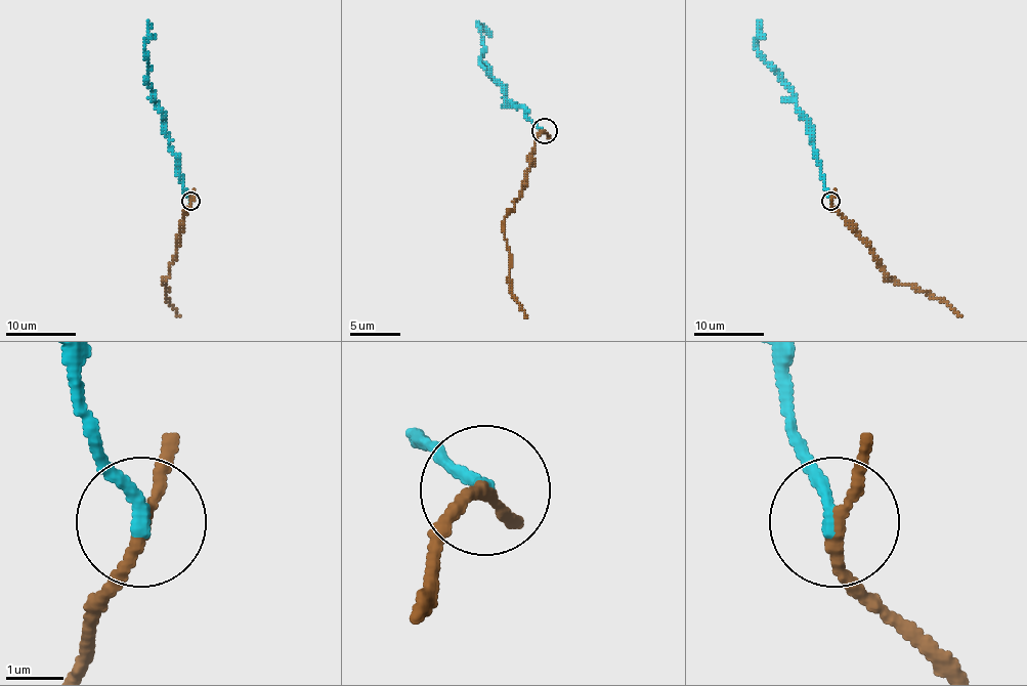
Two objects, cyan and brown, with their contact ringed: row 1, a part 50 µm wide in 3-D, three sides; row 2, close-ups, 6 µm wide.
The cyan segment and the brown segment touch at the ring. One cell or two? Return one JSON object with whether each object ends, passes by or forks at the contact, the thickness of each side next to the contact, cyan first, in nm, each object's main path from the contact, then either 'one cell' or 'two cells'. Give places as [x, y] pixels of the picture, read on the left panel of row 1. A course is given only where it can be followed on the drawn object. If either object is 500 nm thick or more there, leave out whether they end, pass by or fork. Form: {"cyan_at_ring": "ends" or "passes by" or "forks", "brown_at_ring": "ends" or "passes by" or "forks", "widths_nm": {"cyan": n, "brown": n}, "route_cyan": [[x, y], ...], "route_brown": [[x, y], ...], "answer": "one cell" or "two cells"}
{"cyan_at_ring": "ends", "brown_at_ring": "passes by", "widths_nm": {"cyan": 240, "brown": 200}, "route_cyan": [[191, 201], [184, 188], [184, 178], [179, 173], [179, 157], [170, 146], [156, 93], [147, 80], [147, 22]], "route_brown": [[191, 201], [170, 272], [163, 280], [167, 299], [179, 316]], "answer": "two cells"}

